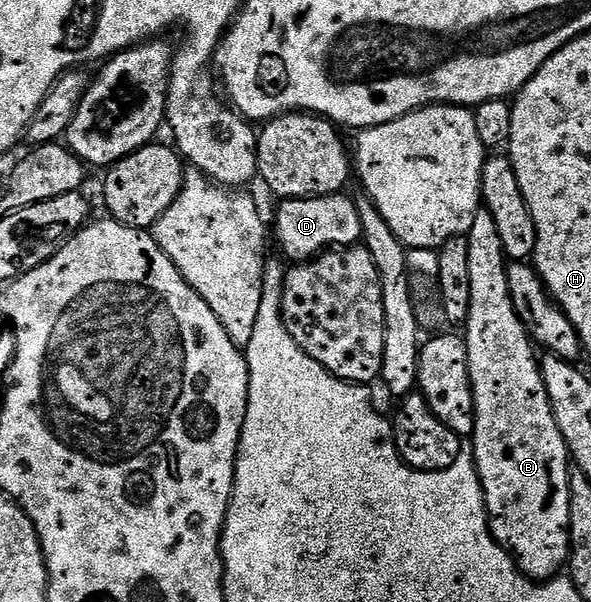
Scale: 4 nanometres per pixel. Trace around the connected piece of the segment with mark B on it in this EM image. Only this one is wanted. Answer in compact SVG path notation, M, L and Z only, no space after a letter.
M487 209L476 212L474 225L470 225L466 236L470 245L470 305L468 306L468 319L462 328L462 338L466 345L468 354L468 368L470 369L470 385L472 386L472 396L474 397L474 429L470 436L470 446L472 458L476 461L476 472L480 478L480 484L484 490L484 504L488 510L488 528L491 529L496 544L503 547L516 562L516 568L521 571L527 579L537 581L547 581L555 579L565 570L570 554L570 456L568 446L558 429L558 421L554 421L554 413L550 405L550 397L546 393L544 378L540 372L537 352L534 344L528 338L528 330L522 325L518 313L514 309L514 301L510 301L510 285L508 284L508 265L509 260L504 254L502 237L498 237L498 225L494 225L494 217Z

